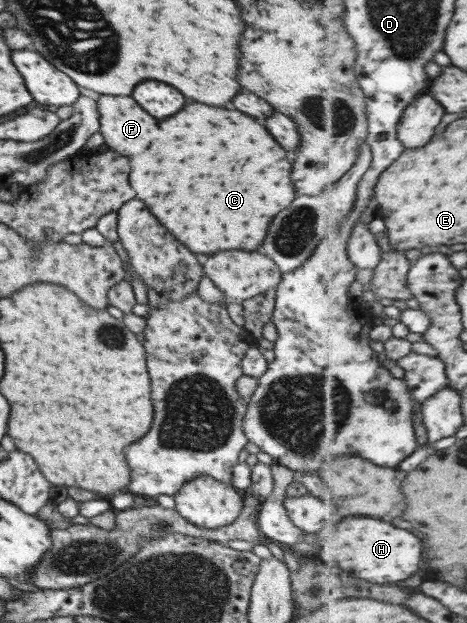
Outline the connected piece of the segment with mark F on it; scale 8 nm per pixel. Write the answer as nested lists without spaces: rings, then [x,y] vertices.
[[[101,95],[97,99],[97,109],[99,109],[99,121],[101,121],[101,135],[105,139],[105,144],[109,145],[113,151],[125,155],[125,157],[133,157],[139,155],[141,151],[145,151],[145,147],[149,147],[149,143],[155,139],[157,135],[157,119],[147,115],[137,101],[133,101],[131,97],[113,97],[113,95]]]

